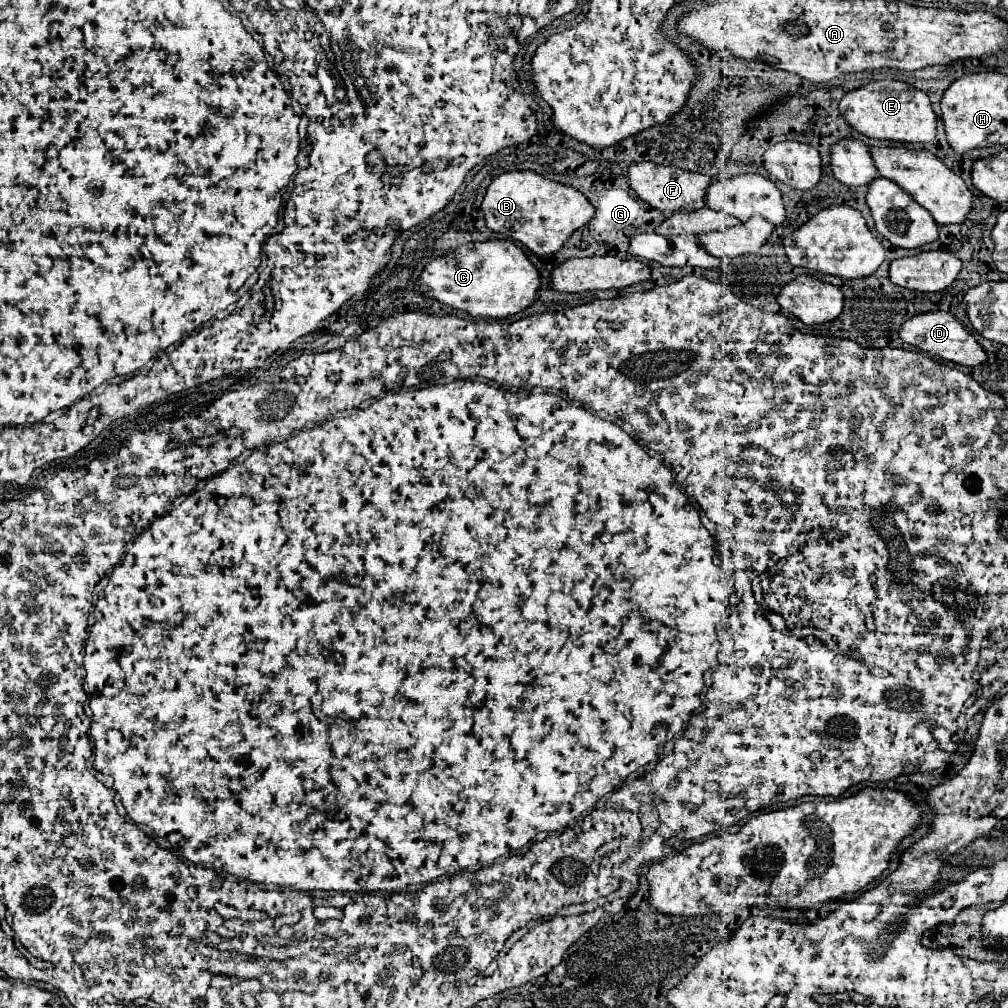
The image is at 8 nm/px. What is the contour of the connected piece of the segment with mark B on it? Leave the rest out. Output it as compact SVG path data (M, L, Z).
M507 171L507 173L493 177L491 185L487 187L481 211L485 213L485 223L487 223L489 231L501 233L505 237L511 237L511 239L523 243L535 255L557 253L563 247L563 243L573 235L573 231L583 227L595 213L593 205L587 201L587 197L581 191L561 185L561 183L555 183L551 179L545 179L533 171Z

